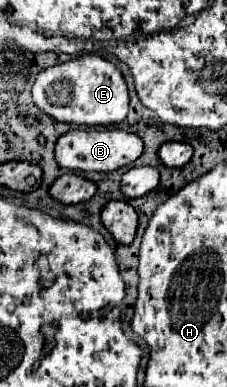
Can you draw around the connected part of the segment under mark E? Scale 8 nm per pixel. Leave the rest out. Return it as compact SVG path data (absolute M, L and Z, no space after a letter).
M96 54L72 58L68 62L44 68L36 76L32 98L34 104L50 118L84 128L120 124L128 114L128 86L120 70Z

